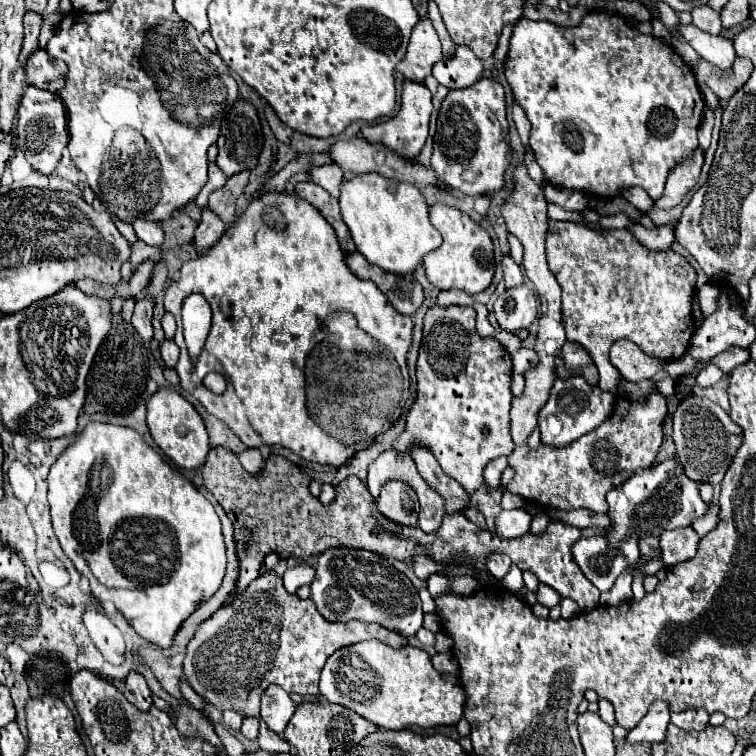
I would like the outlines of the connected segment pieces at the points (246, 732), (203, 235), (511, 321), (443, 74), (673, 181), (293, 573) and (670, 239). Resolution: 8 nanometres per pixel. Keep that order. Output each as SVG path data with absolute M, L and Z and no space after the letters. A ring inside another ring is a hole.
M246 717L242 721L242 727L240 727L240 733L248 739L256 739L258 735L258 719L256 717Z
M208 207L202 209L202 221L194 233L194 247L198 253L208 251L224 233L226 225L222 223L222 219L218 219L218 215L214 215L214 211L210 211Z
M528 285L504 291L504 295L500 295L494 303L494 313L500 329L512 335L520 329L528 329L538 315L538 303L534 291Z
M458 47L452 59L438 61L432 75L448 89L466 89L482 77L482 63L470 47Z
M696 149L696 153L694 153L692 159L680 163L668 175L664 195L654 203L654 207L656 209L672 209L672 207L676 207L684 199L684 195L696 185L696 181L700 177L702 163L704 163L704 155L702 155L700 149Z
M301 563L293 568L289 568L283 574L283 585L287 592L295 594L303 585L309 585L315 575L315 570L307 565Z
M632 223L628 231L650 251L666 251L674 243L674 225L662 225L652 231L642 227L640 223Z

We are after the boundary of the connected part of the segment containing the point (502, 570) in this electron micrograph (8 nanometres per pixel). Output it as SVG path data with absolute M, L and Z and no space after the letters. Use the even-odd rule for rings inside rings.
M496 553L496 555L490 555L490 557L488 557L488 571L490 571L498 581L506 575L506 571L510 569L510 565L512 565L512 561L510 561L506 555Z

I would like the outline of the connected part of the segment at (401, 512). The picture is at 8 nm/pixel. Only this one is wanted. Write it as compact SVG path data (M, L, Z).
M390 481L380 489L378 511L386 515L390 521L414 527L418 523L418 495L414 495L412 487L406 487L402 481Z

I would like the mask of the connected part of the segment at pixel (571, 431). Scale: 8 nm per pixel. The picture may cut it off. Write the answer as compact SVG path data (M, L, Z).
M580 375L556 377L548 401L544 403L542 411L538 411L540 441L556 449L570 445L578 437L596 429L610 415L612 411L610 407L614 405L614 401L616 401L616 393L608 393L608 391L602 391L600 387L592 387Z

